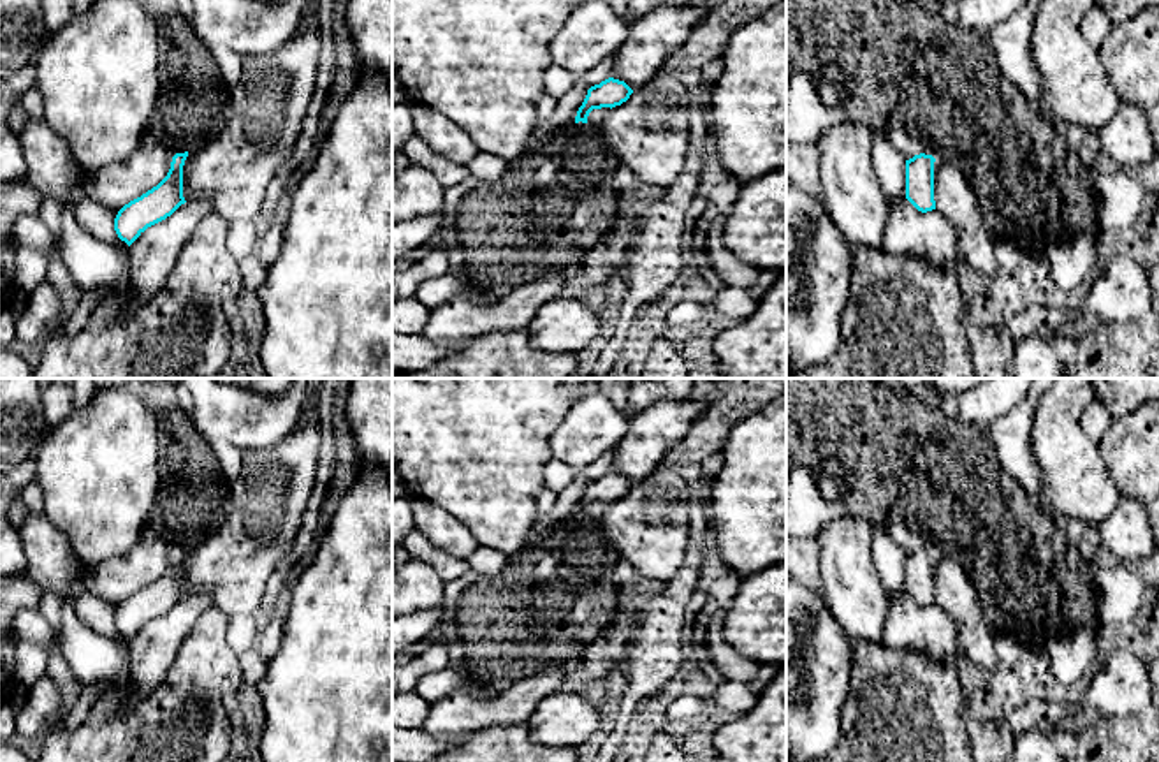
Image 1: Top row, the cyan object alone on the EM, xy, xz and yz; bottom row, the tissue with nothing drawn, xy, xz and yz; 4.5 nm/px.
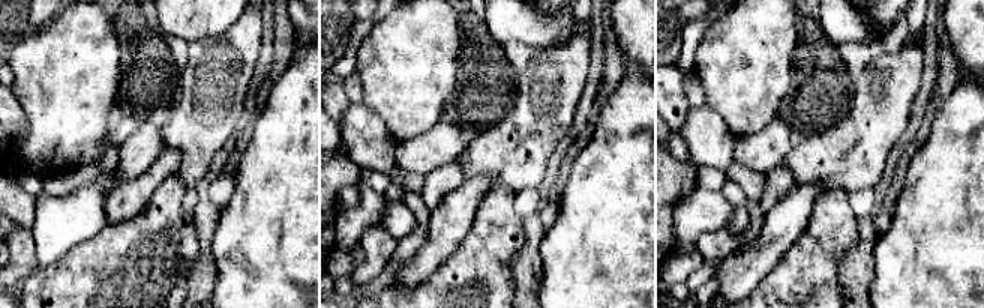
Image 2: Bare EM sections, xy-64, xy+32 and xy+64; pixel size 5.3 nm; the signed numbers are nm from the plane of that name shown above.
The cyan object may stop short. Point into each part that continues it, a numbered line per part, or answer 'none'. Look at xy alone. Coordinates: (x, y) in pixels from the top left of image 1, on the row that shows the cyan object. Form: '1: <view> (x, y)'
none

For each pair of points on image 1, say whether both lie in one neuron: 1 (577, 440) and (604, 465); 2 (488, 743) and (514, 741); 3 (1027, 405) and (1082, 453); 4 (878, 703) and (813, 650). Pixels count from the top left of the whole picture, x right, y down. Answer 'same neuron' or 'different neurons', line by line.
1: different neurons
2: same neuron
3: different neurons
4: different neurons

